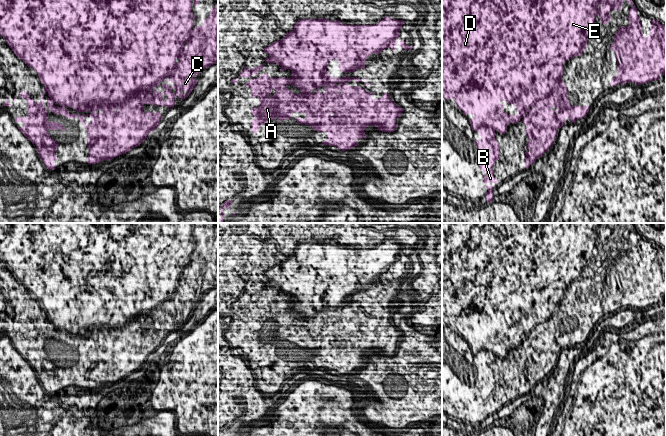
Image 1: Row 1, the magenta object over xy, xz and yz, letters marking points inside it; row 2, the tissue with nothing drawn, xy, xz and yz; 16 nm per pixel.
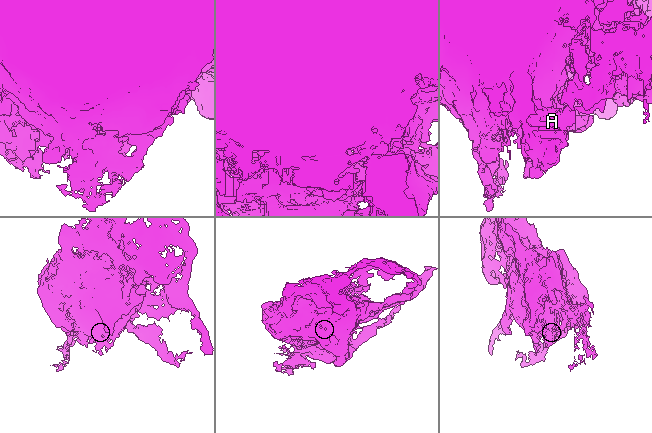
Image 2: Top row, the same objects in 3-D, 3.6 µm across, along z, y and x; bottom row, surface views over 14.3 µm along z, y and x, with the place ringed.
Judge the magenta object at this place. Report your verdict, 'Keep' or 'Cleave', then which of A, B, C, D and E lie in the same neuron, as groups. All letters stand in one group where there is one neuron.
Keep. Groups: A B C D E

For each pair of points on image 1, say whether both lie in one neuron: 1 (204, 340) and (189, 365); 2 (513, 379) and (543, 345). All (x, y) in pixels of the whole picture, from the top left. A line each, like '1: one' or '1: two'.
1: one
2: two

